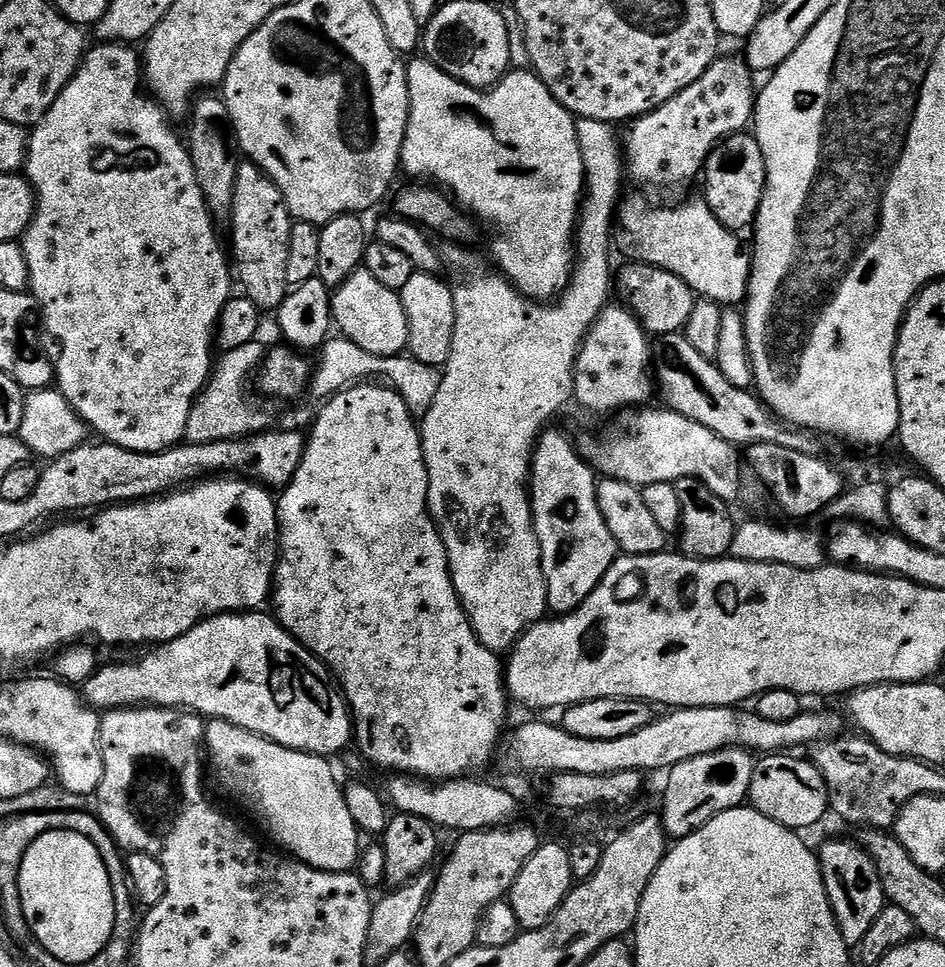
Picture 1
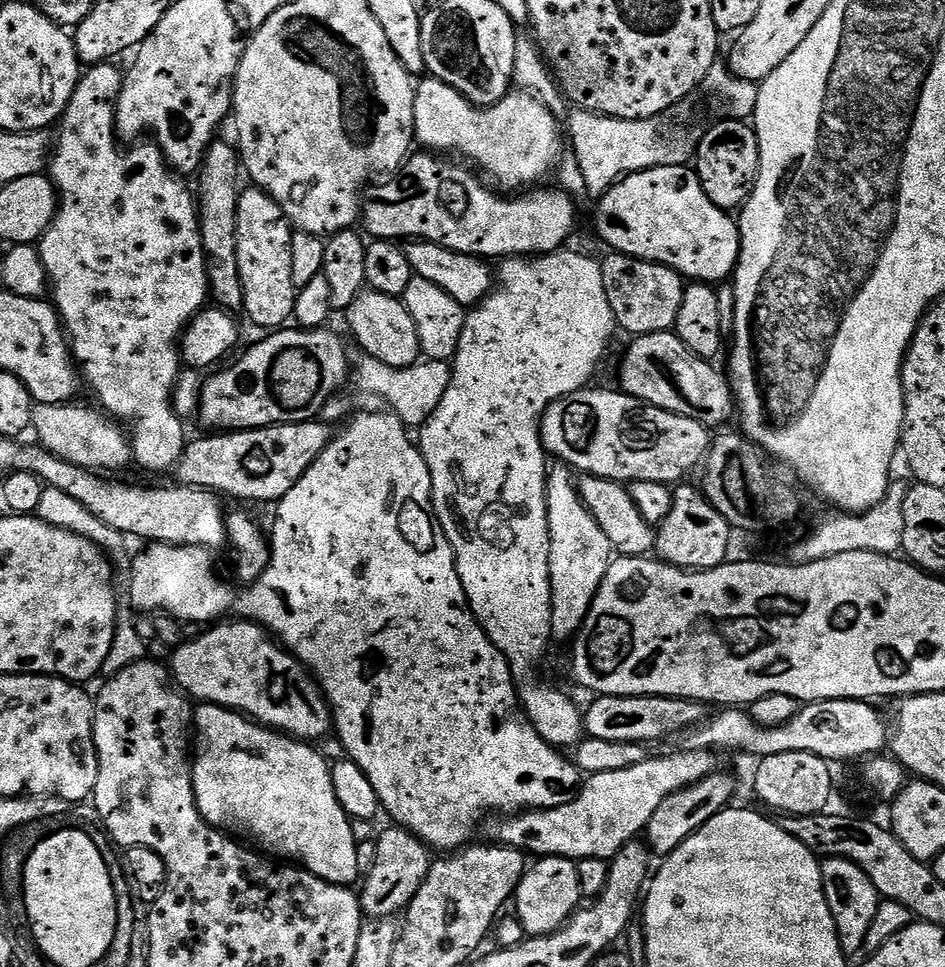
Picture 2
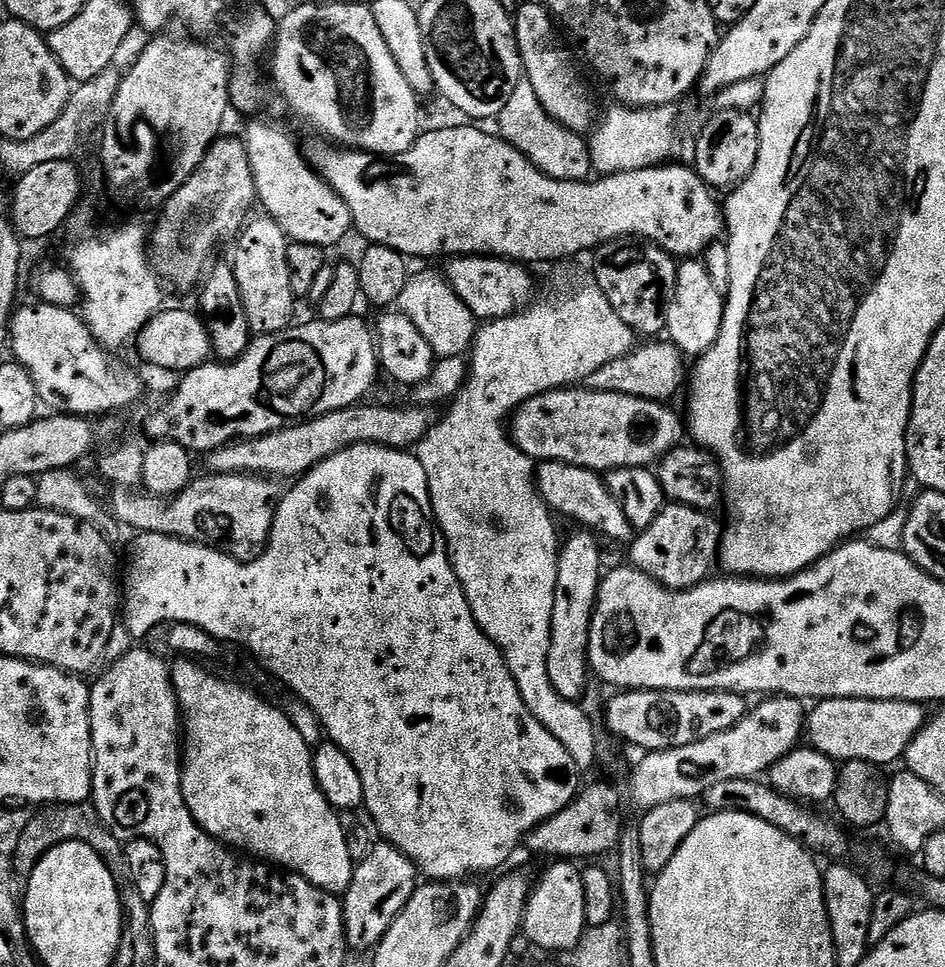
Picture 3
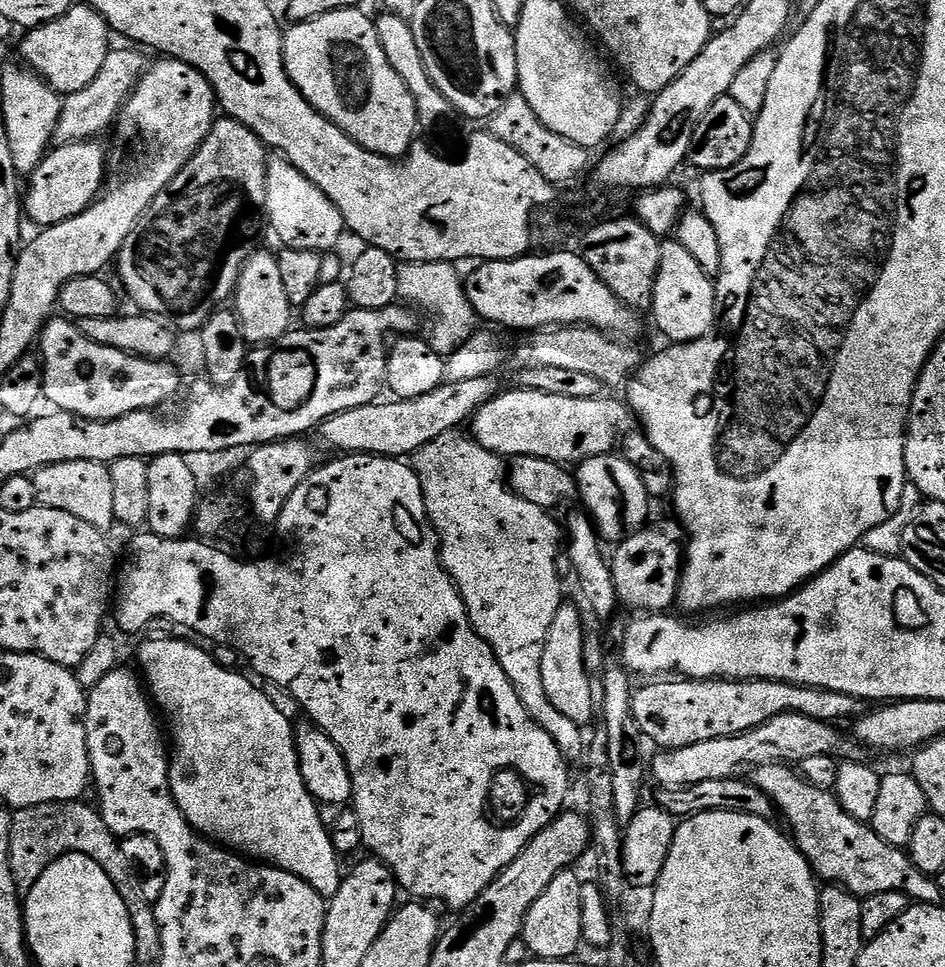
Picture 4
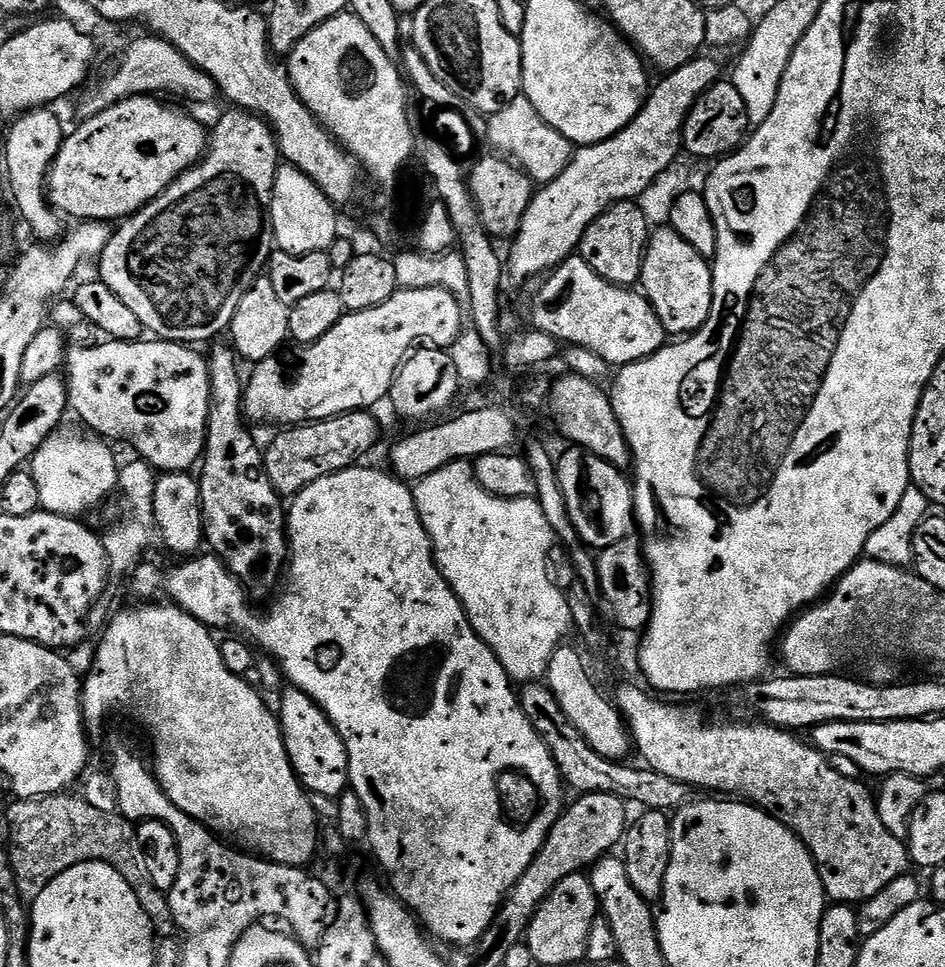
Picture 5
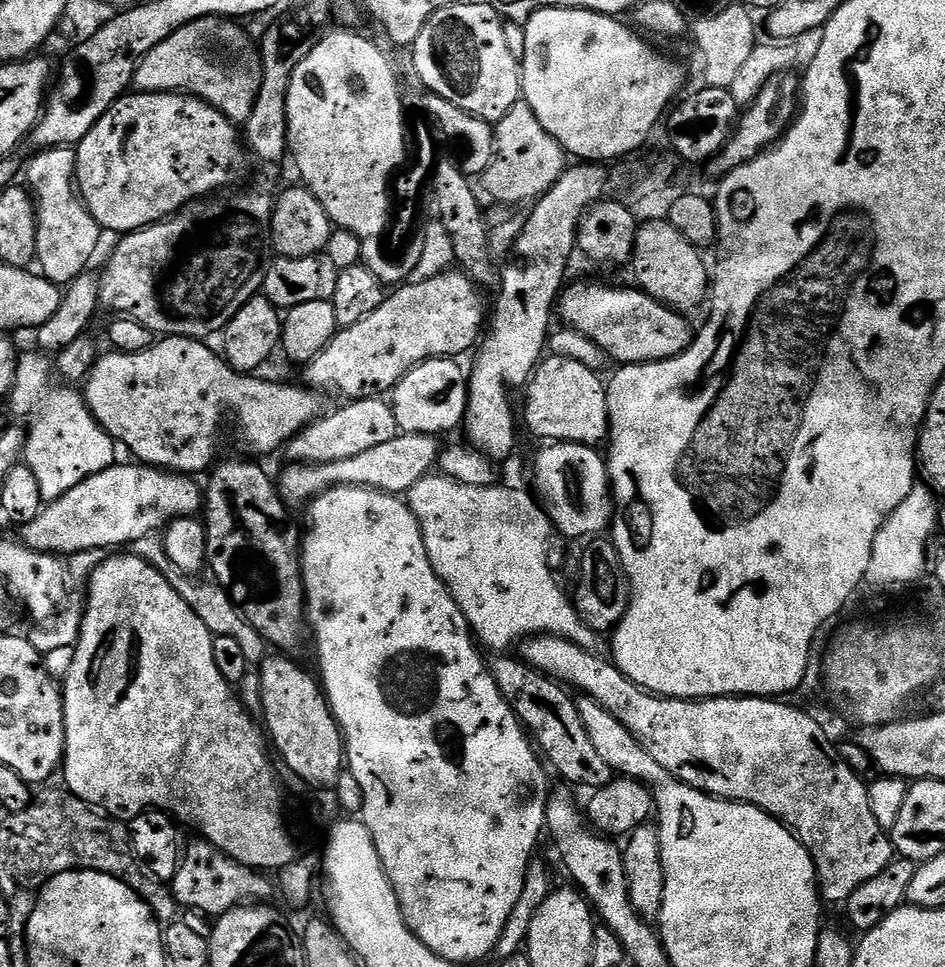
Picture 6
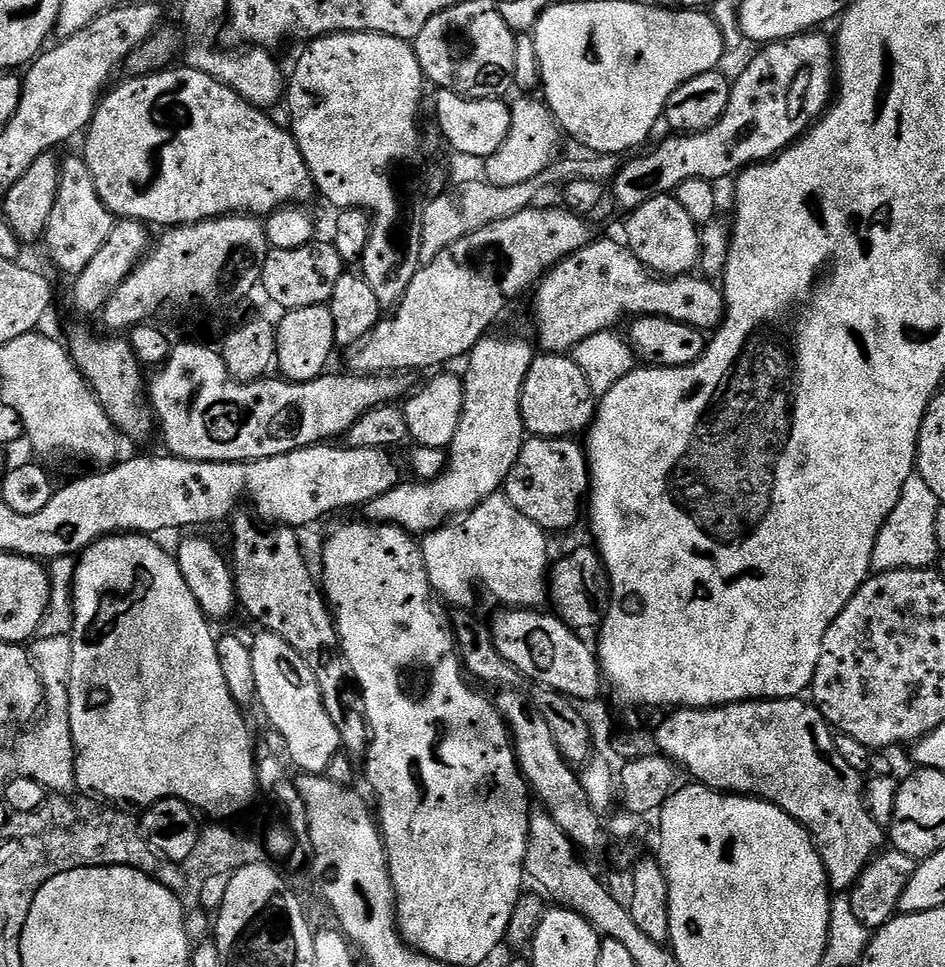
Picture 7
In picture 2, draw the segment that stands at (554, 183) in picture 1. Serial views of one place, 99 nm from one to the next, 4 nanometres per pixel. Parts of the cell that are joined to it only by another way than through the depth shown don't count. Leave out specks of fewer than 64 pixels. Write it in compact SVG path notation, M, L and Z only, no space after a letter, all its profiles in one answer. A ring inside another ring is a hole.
M424 78L416 84L416 97L414 98L414 126L416 127L415 139L425 144L425 149L436 154L452 154L457 152L465 161L471 162L489 181L497 180L499 187L512 188L504 190L520 190L523 184L536 186L548 175L553 175L562 156L560 152L560 136L562 140L562 124L556 121L556 116L539 100L539 95L527 90L512 90L503 96L497 104L489 108L477 108L470 103L458 90L446 86L446 82L435 78Z

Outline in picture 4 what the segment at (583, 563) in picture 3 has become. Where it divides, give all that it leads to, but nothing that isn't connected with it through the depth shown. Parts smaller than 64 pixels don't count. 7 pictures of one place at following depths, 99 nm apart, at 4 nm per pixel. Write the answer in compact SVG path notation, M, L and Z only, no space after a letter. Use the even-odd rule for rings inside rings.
M568 602L561 603L558 614L554 614L554 622L550 622L550 634L546 634L546 650L542 650L542 687L546 690L546 698L550 698L550 702L554 702L554 706L566 714L570 722L581 726L591 725L594 720L590 679L583 662L585 633L586 627L579 610Z

